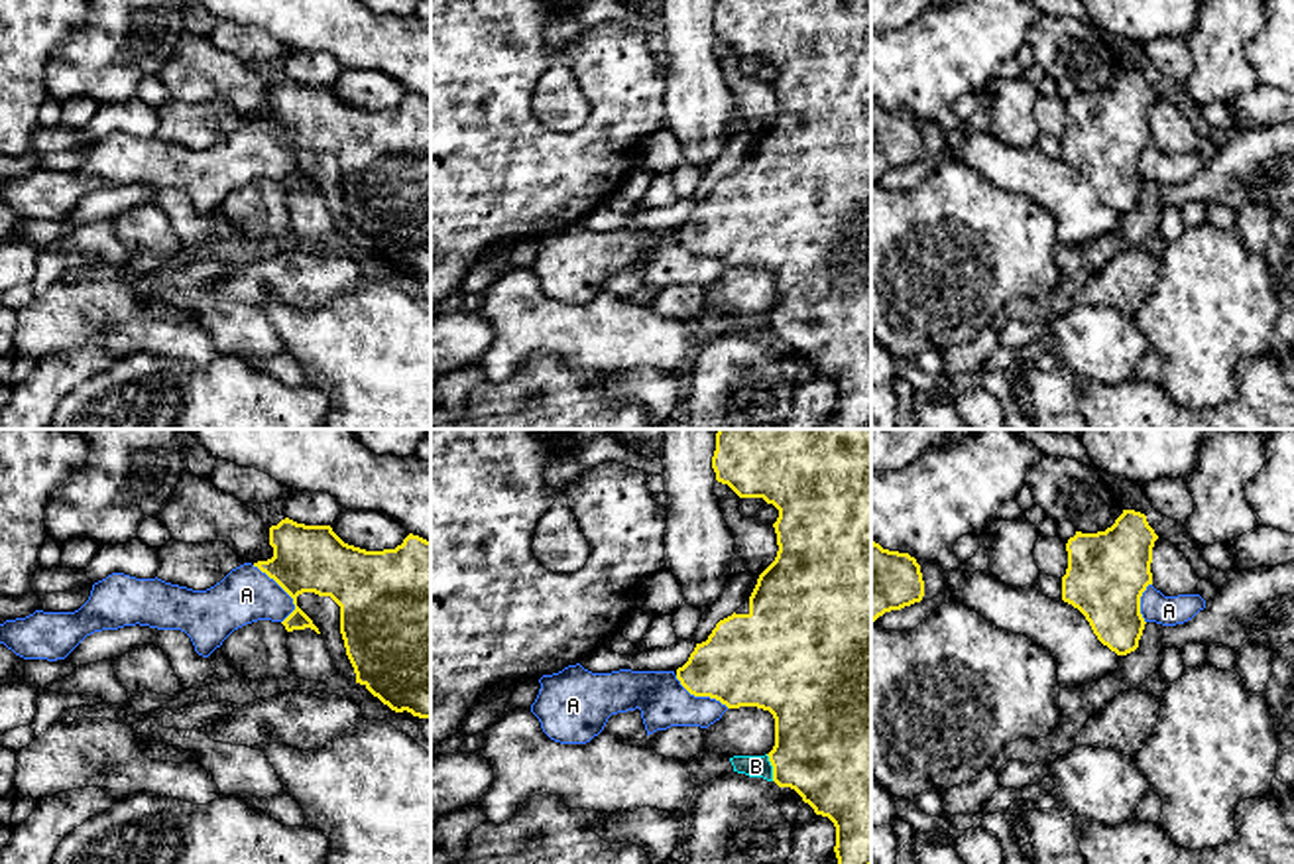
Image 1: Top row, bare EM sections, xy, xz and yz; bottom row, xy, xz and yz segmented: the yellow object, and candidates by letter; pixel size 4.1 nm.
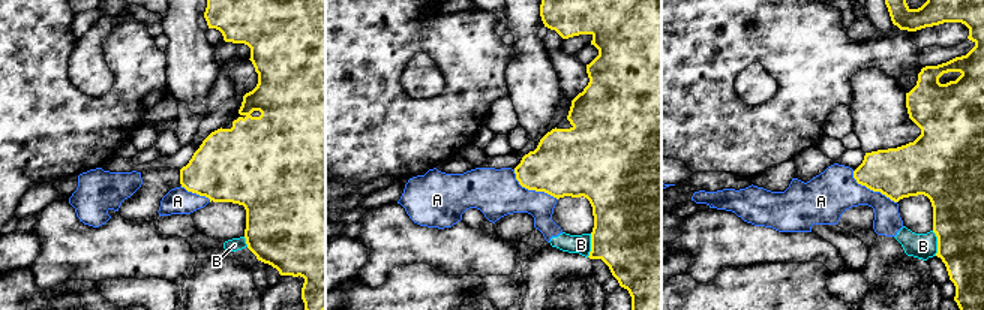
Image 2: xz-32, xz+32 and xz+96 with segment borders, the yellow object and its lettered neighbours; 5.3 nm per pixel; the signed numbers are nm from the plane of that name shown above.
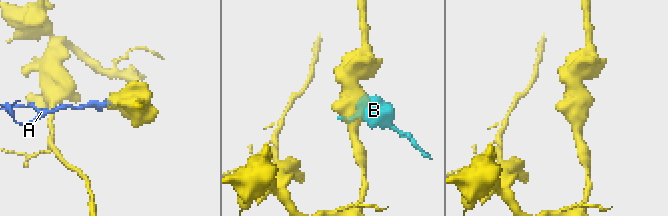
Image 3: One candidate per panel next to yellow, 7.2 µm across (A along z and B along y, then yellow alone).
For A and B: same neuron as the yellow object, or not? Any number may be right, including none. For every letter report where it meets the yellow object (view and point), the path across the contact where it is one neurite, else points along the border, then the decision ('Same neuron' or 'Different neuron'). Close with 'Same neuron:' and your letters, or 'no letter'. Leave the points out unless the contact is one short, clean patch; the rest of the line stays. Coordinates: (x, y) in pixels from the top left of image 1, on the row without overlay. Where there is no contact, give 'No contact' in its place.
A: Touches yellow at xy (284, 148). Boundary: xy (252, 124), (264, 130), (292, 158), (294, 170), (282, 182). Different neuron
B: Touches yellow at xz (773, 327). Different neuron
Same neuron: no letter

